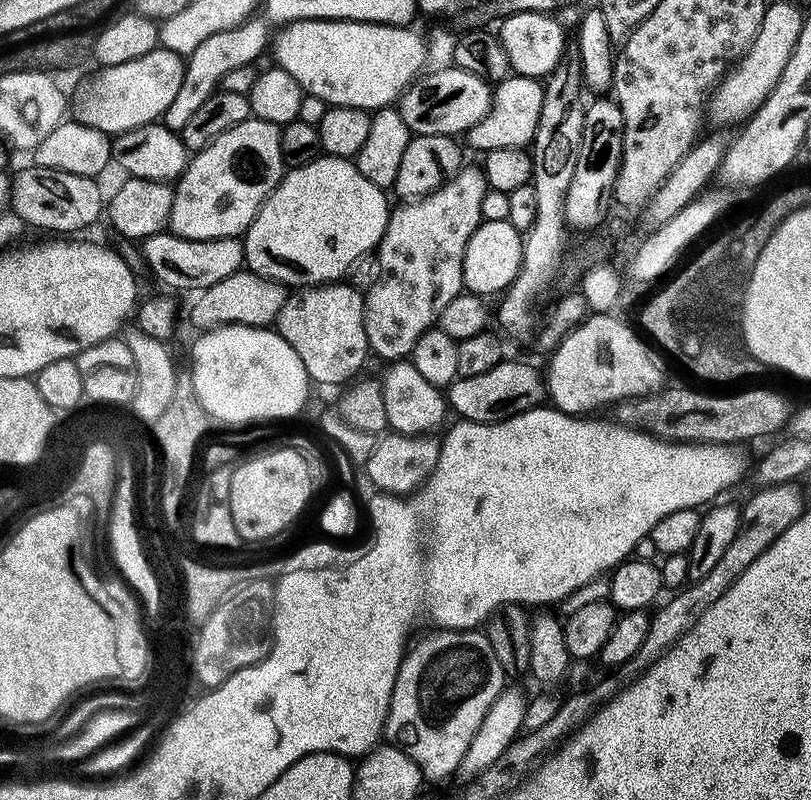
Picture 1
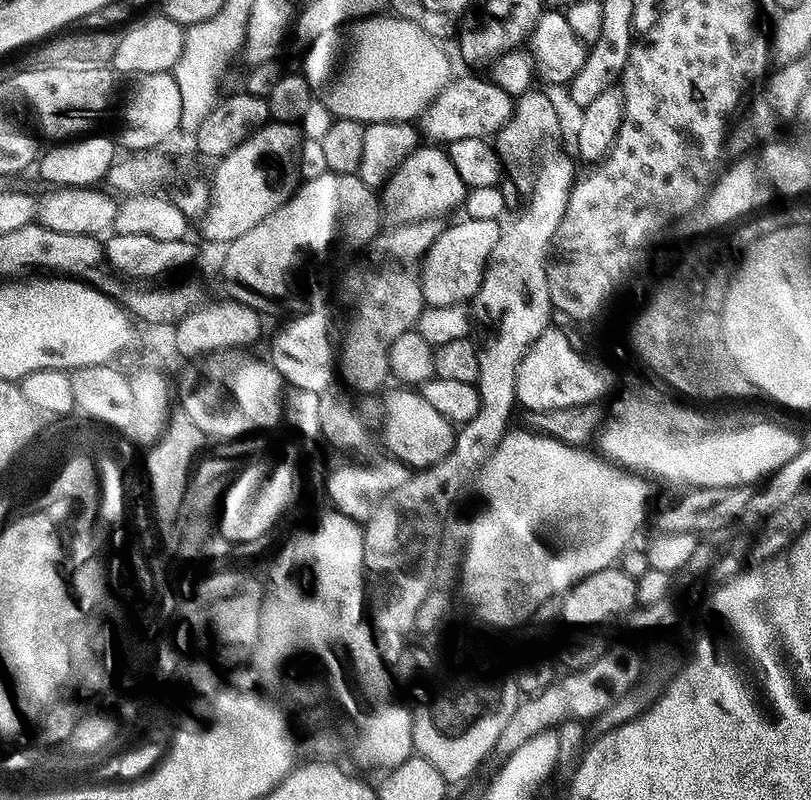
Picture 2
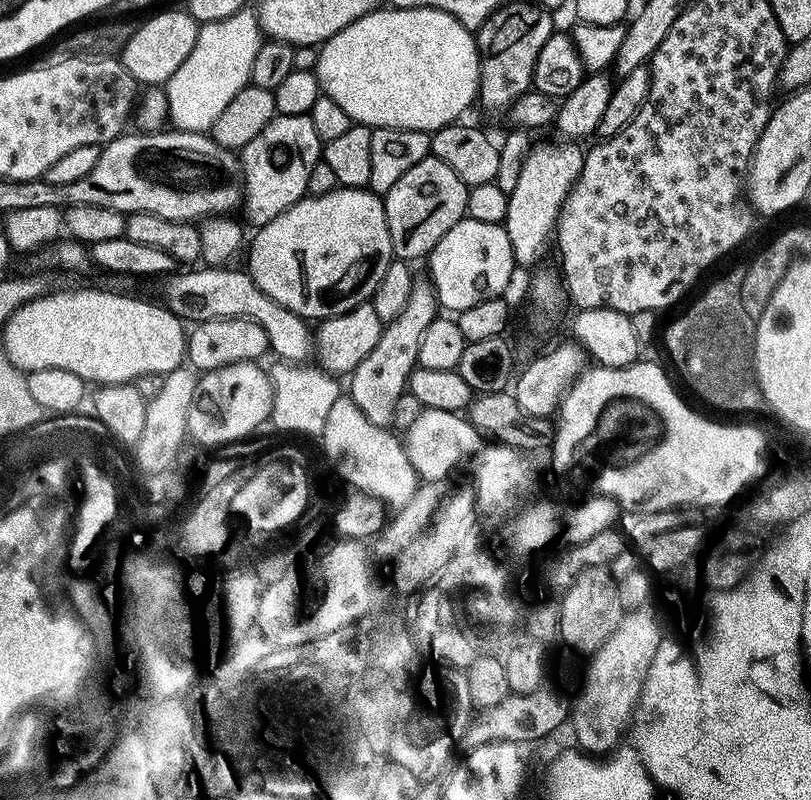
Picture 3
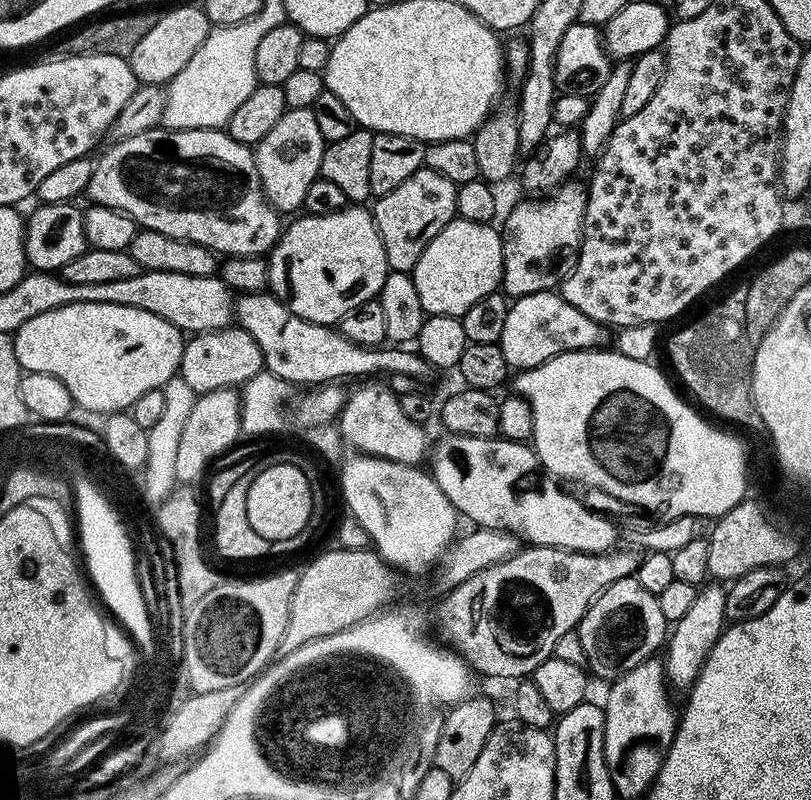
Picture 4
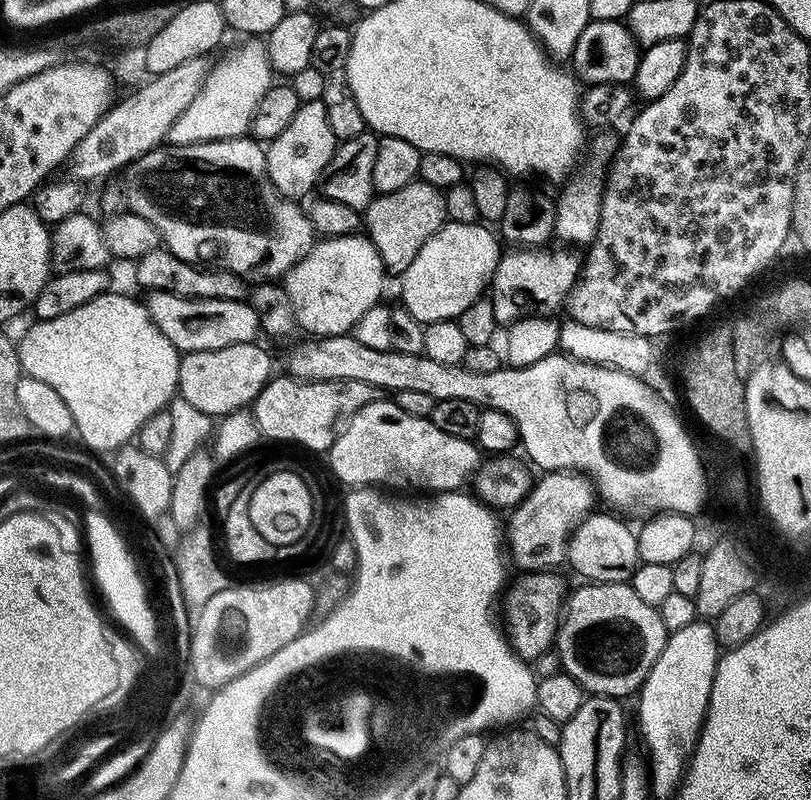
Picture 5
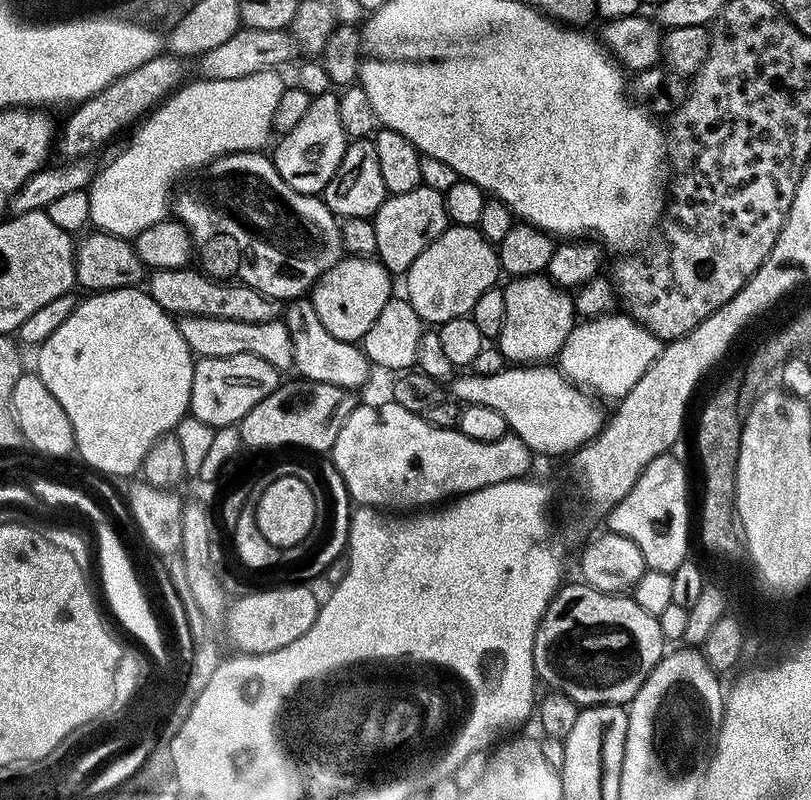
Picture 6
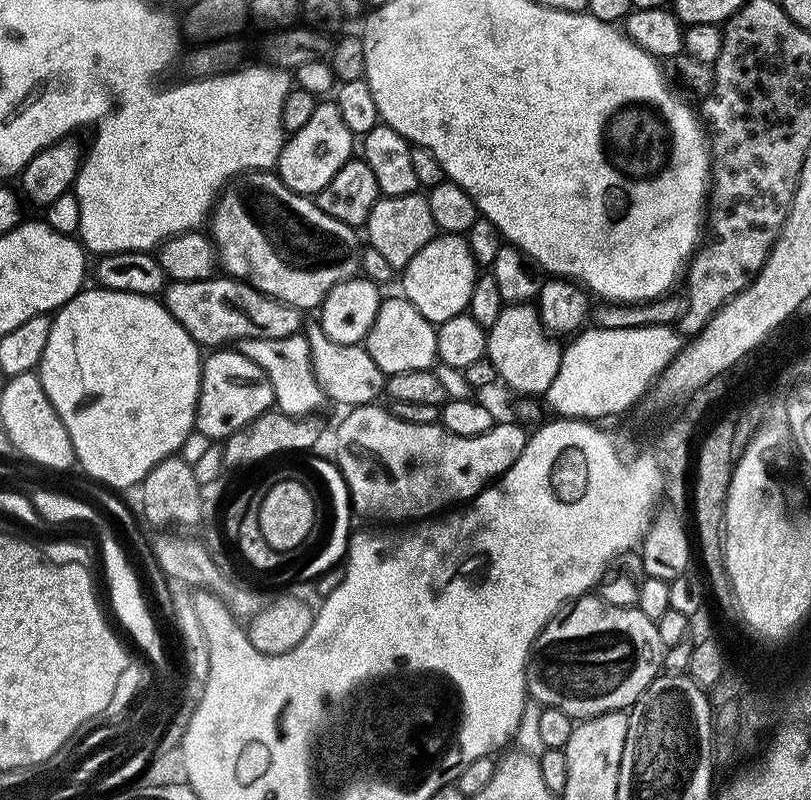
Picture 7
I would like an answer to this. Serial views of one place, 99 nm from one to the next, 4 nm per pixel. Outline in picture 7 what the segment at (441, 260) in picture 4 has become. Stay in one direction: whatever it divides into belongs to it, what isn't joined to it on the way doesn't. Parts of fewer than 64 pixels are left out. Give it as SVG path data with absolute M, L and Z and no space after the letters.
M437 234L403 268L402 295L416 307L422 318L438 326L450 318L467 313L477 275L476 259L472 256L467 239L460 234Z

